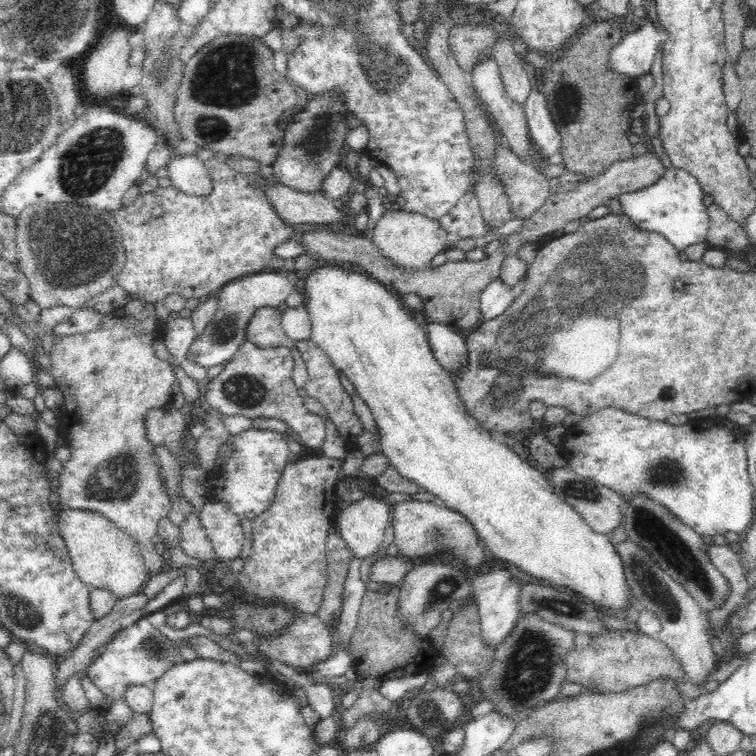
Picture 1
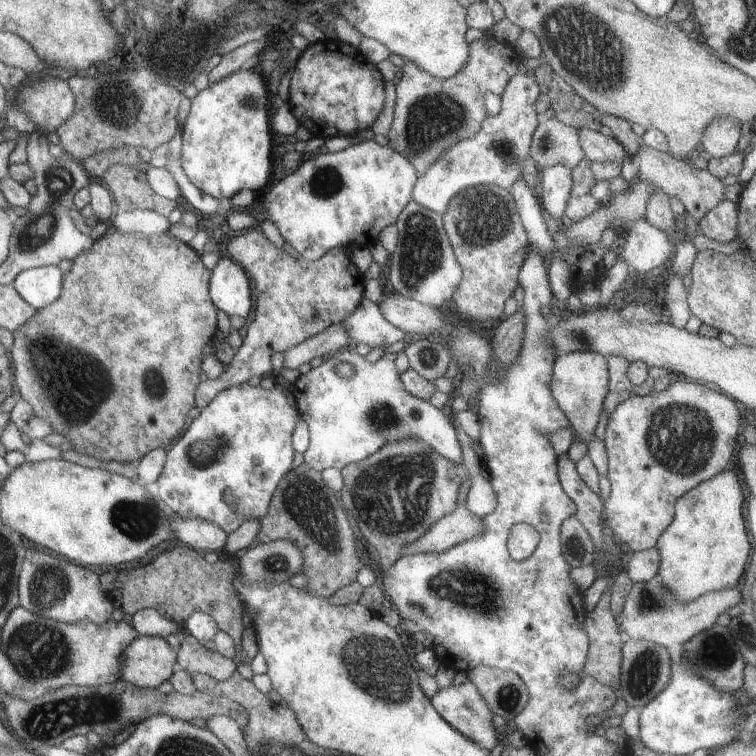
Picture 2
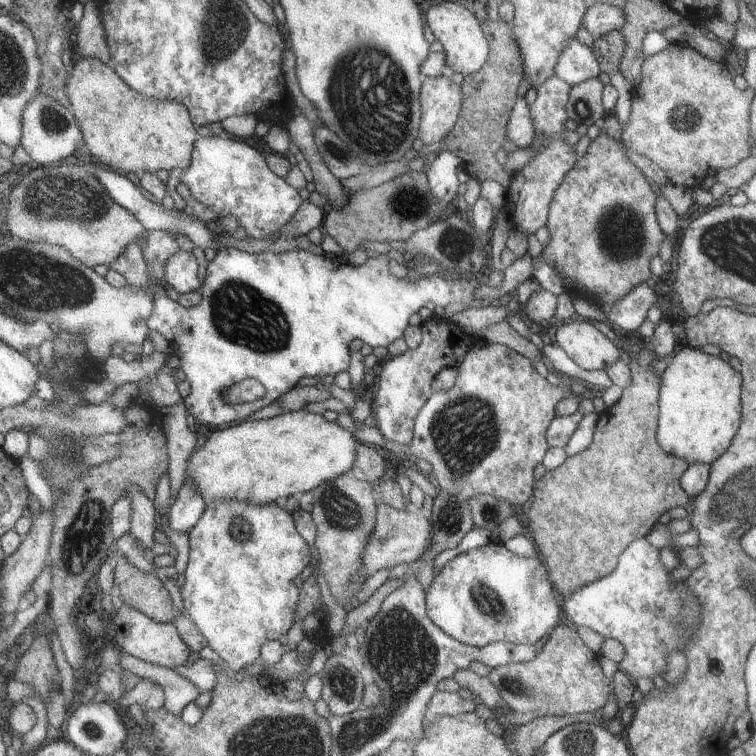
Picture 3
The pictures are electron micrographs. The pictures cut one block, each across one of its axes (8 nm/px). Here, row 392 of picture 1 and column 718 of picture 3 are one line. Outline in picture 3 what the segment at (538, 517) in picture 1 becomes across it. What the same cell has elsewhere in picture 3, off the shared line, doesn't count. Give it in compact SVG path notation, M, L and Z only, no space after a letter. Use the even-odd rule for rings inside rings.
M694 347L682 348L669 359L668 366L660 374L659 423L657 441L664 452L681 458L690 464L680 477L682 490L694 500L705 488L709 479L710 465L721 458L732 444L741 426L741 374L732 370L729 363L714 355L702 354Z

